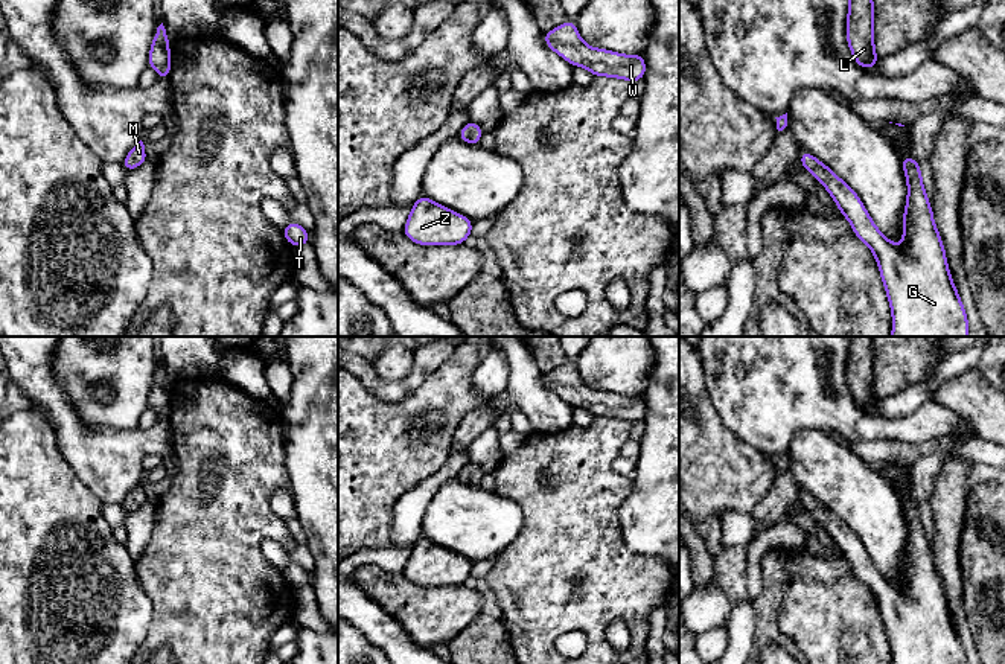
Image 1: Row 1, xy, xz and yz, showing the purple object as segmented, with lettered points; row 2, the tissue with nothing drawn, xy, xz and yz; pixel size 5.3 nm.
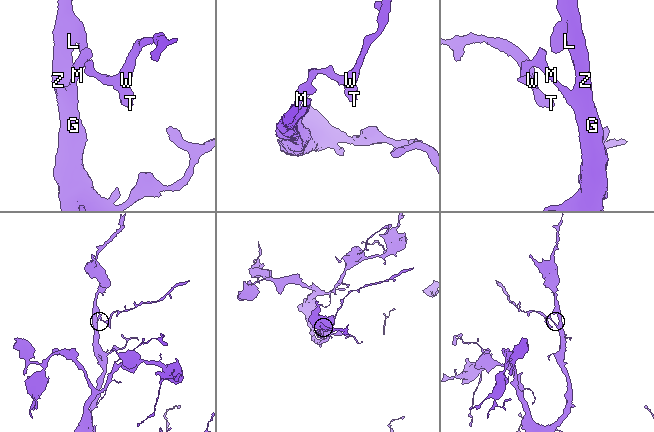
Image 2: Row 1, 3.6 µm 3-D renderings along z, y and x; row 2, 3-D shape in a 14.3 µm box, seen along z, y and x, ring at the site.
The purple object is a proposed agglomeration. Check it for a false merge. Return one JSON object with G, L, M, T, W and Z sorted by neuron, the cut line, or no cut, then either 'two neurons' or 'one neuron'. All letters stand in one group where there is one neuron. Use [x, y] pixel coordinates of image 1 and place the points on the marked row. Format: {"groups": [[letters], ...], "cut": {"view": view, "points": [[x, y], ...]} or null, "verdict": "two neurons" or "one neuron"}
{"groups": [["G", "L", "M", "T", "W", "Z"]], "cut": null, "verdict": "one neuron"}

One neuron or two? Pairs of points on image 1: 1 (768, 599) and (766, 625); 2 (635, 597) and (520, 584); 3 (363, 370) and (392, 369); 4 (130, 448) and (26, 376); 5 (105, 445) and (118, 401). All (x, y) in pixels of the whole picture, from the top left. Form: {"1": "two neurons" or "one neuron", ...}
{"1": "one neuron", "2": "one neuron", "3": "two neurons", "4": "one neuron", "5": "two neurons"}

